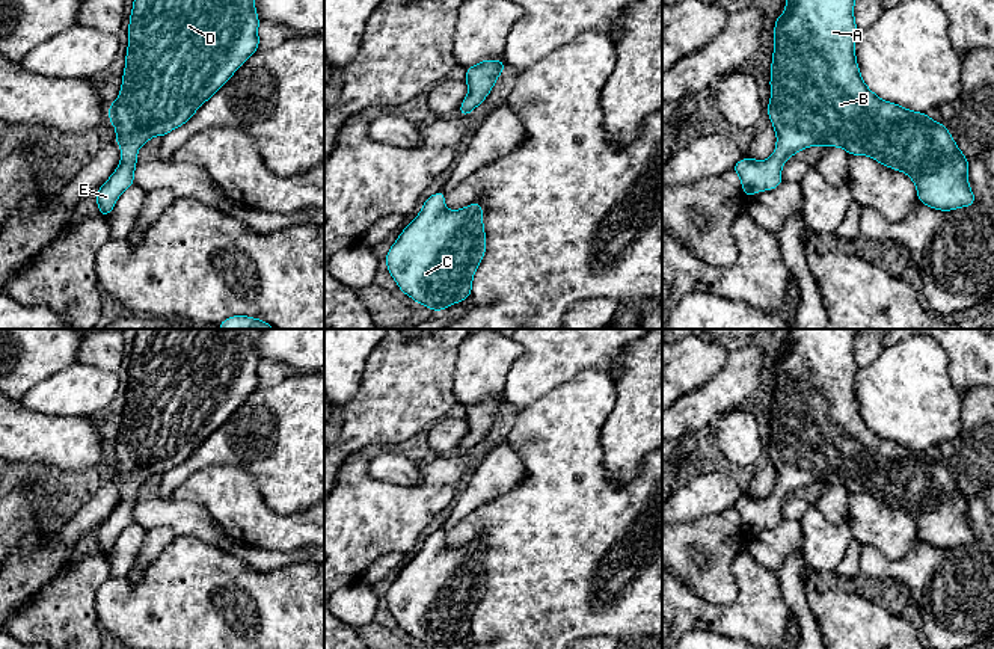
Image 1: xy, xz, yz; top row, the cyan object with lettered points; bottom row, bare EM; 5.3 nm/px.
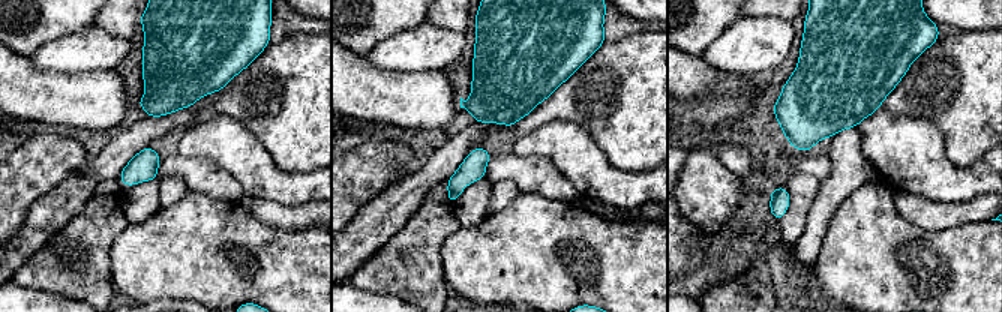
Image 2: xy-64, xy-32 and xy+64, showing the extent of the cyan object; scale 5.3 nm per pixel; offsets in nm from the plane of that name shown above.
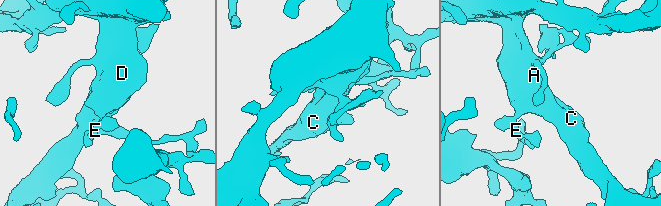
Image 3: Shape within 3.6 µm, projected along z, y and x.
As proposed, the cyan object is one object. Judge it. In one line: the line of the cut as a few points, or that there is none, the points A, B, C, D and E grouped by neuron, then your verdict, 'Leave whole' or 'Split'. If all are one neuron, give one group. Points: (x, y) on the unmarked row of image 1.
No split. Groups: A B C D E. Leave whole

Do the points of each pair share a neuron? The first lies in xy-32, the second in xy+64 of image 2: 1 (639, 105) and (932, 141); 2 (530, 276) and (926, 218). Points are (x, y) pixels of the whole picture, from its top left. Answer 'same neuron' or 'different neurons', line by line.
1: different neurons
2: different neurons

